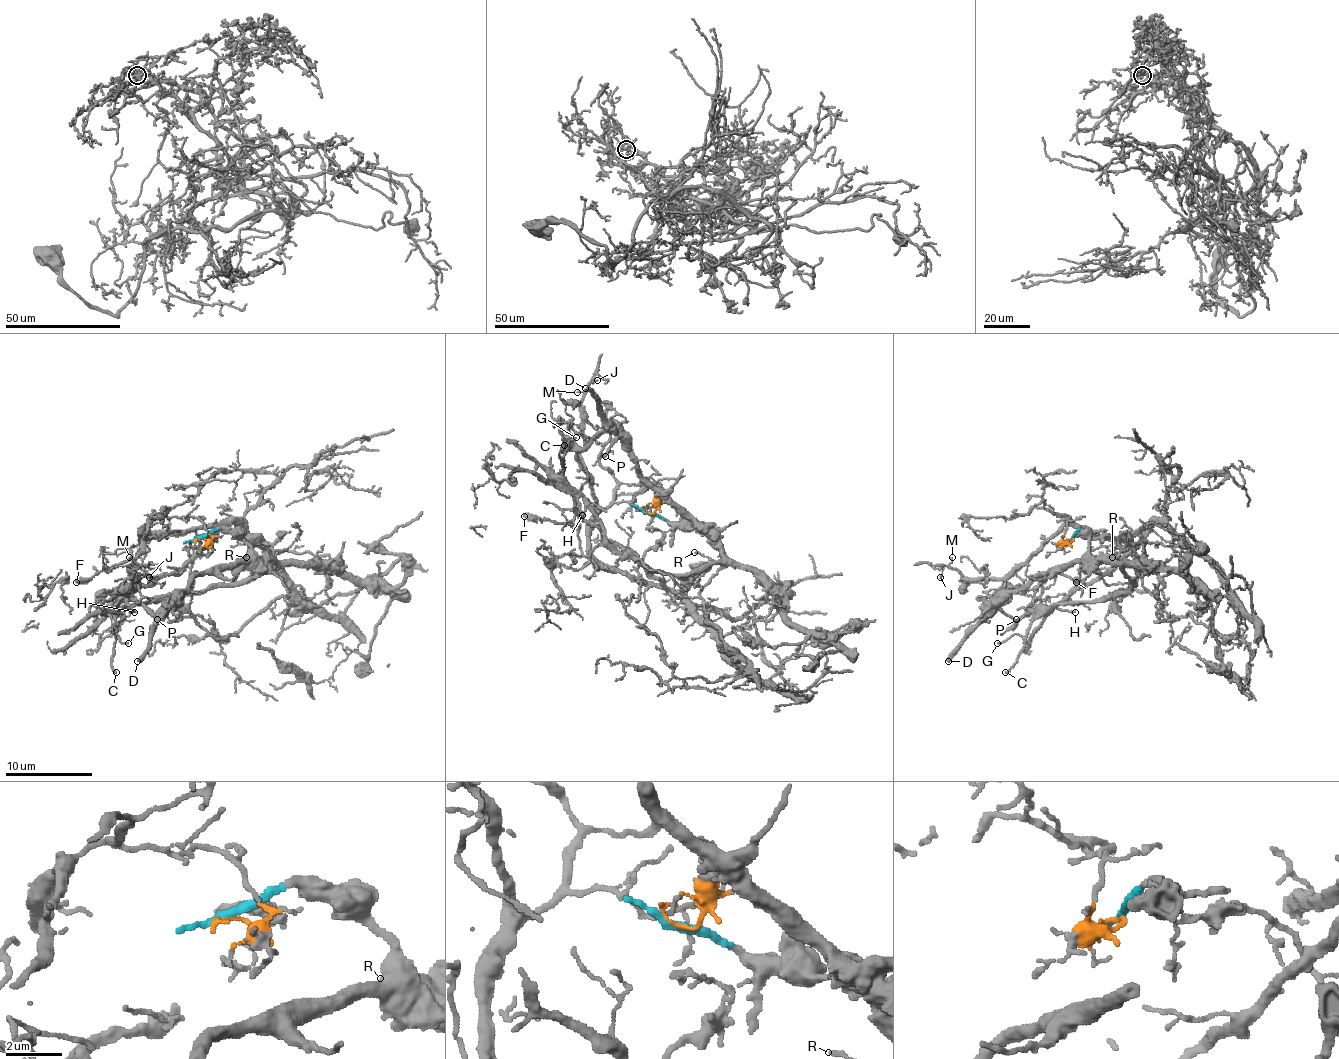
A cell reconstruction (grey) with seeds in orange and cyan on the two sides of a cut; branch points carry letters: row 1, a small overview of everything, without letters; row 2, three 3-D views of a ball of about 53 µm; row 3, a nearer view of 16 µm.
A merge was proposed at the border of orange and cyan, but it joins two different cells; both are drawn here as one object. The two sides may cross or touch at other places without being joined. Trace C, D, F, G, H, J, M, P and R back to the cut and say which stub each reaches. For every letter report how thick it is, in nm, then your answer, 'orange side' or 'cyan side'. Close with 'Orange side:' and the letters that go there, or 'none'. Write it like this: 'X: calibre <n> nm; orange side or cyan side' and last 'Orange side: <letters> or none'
C: calibre 180 nm; cyan side
D: calibre 360 nm; cyan side
F: calibre 550 nm; orange side
G: calibre 150 nm; cyan side
H: calibre 170 nm; cyan side
J: calibre 140 nm; orange side
M: calibre 100 nm; orange side
P: calibre 150 nm; cyan side
R: calibre 160 nm; cyan side
Orange side: F, J, M

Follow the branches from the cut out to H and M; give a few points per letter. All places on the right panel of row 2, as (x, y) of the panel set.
H: (1071, 539), (1082, 528), (1088, 552), (1117, 565), (1134, 583), (1104, 600), (1069, 600), (1056, 607), (1075, 611)
M: (1071, 539), (1064, 535), (1069, 517), (1062, 517), (1069, 520), (1003, 578), (966, 578), (949, 565), (951, 557)

